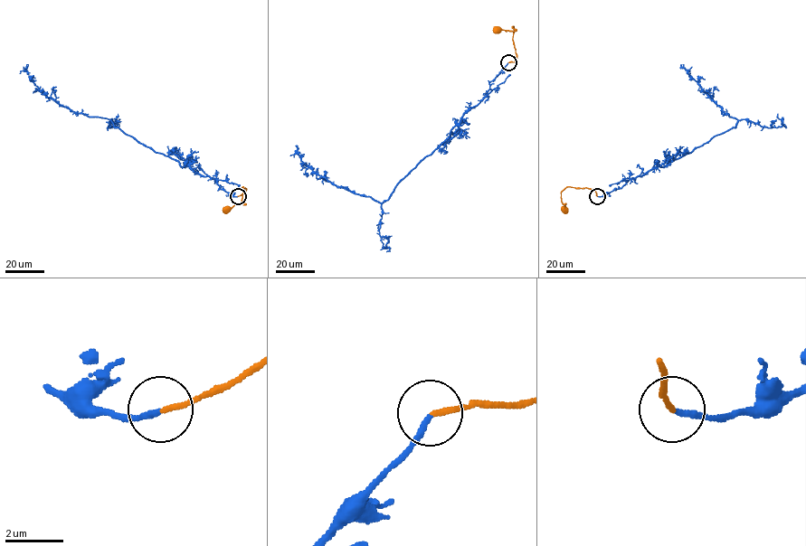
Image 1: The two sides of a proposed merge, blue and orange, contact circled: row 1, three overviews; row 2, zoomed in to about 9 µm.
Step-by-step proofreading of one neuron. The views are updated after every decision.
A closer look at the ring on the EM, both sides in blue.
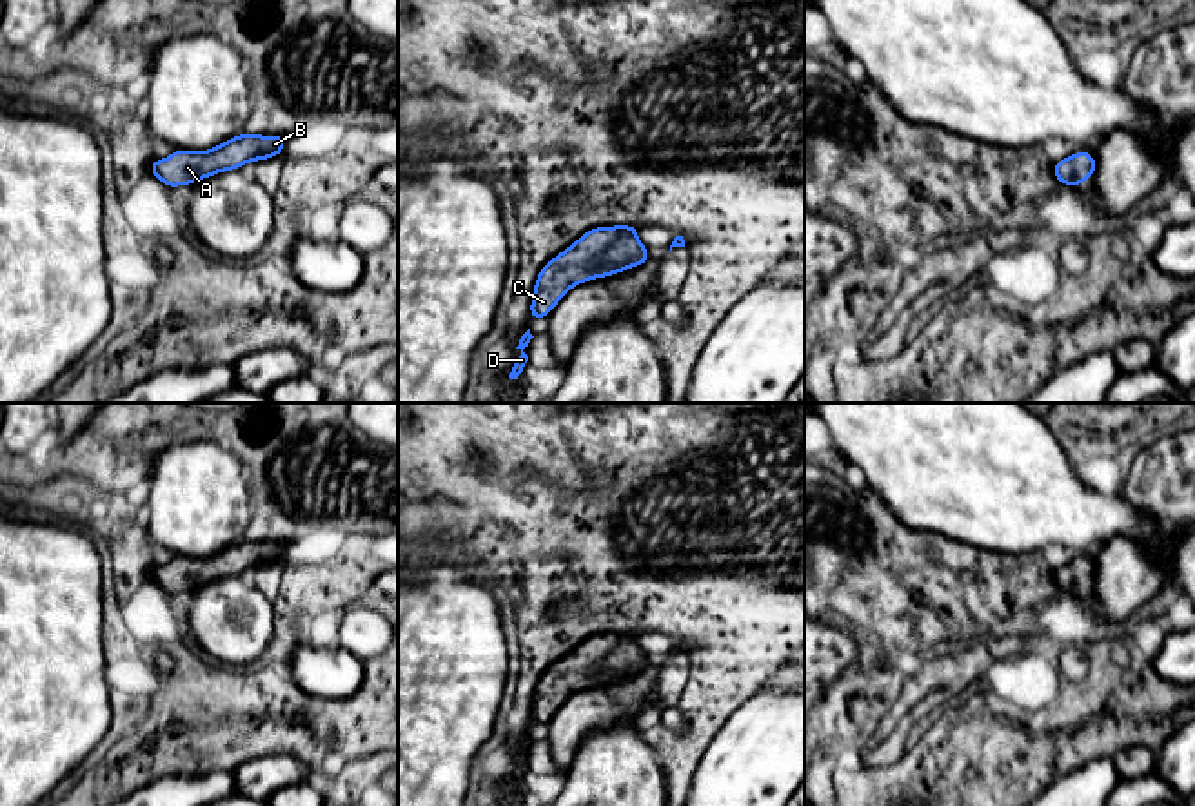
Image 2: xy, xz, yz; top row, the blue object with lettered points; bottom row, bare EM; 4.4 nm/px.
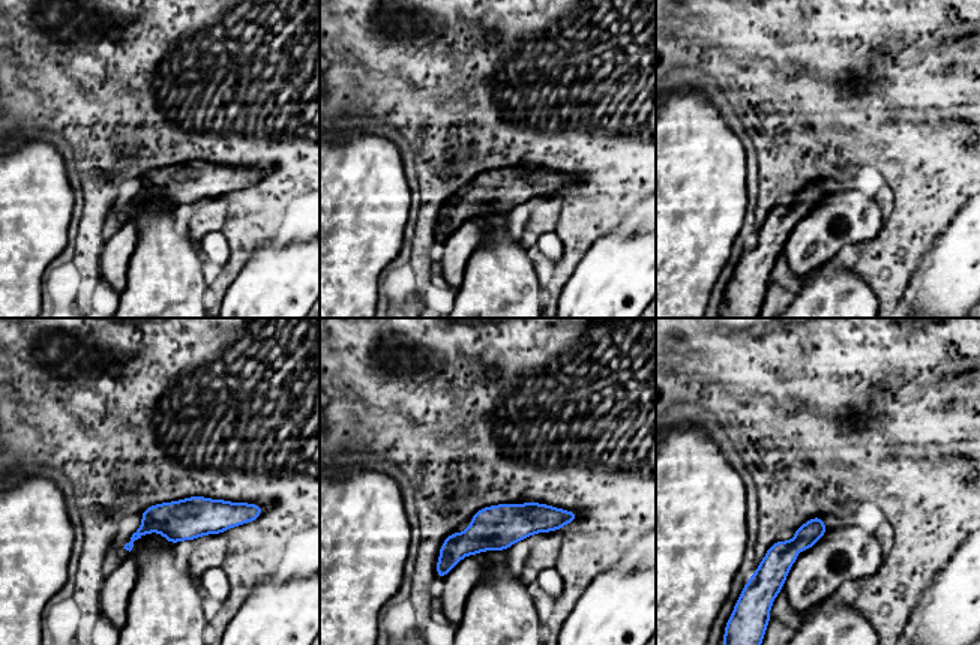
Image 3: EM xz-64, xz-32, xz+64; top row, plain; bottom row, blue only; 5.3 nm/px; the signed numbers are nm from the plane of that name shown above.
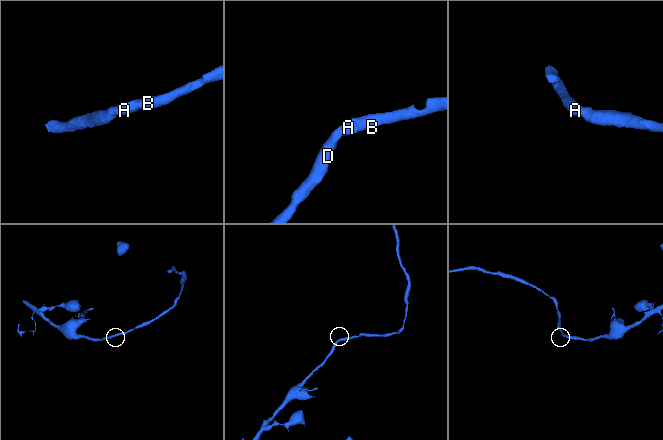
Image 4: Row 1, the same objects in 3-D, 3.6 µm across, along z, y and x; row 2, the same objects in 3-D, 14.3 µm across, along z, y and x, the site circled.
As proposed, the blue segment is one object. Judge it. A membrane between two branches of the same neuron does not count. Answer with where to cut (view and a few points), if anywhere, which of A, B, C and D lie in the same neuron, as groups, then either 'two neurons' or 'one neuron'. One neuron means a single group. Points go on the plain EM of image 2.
no cut | A B C D | one neuron

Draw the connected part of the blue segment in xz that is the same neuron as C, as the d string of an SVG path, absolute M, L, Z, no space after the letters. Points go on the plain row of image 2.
M636 632L594 634L552 664L536 683L530 728L545 724L574 693L592 684L619 681L650 666Z

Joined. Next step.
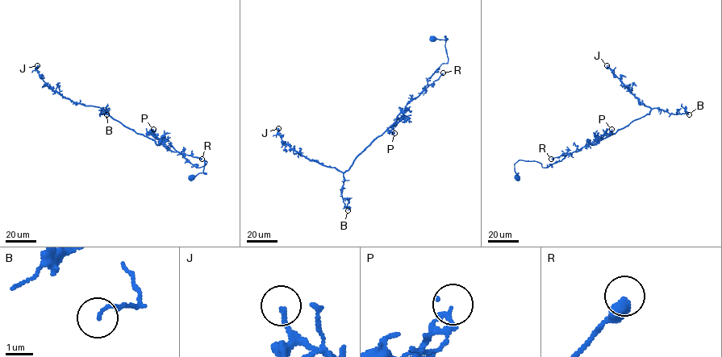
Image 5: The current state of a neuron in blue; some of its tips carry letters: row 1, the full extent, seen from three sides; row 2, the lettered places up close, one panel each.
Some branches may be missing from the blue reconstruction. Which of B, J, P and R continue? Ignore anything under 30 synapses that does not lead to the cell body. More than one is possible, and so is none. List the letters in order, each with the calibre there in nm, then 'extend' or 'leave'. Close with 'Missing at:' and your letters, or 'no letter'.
B: 110 nm thick; leave
J: 150 nm thick; leave
P: 130 nm thick; leave
R: 500 nm thick; leave
Missing at: no letter

